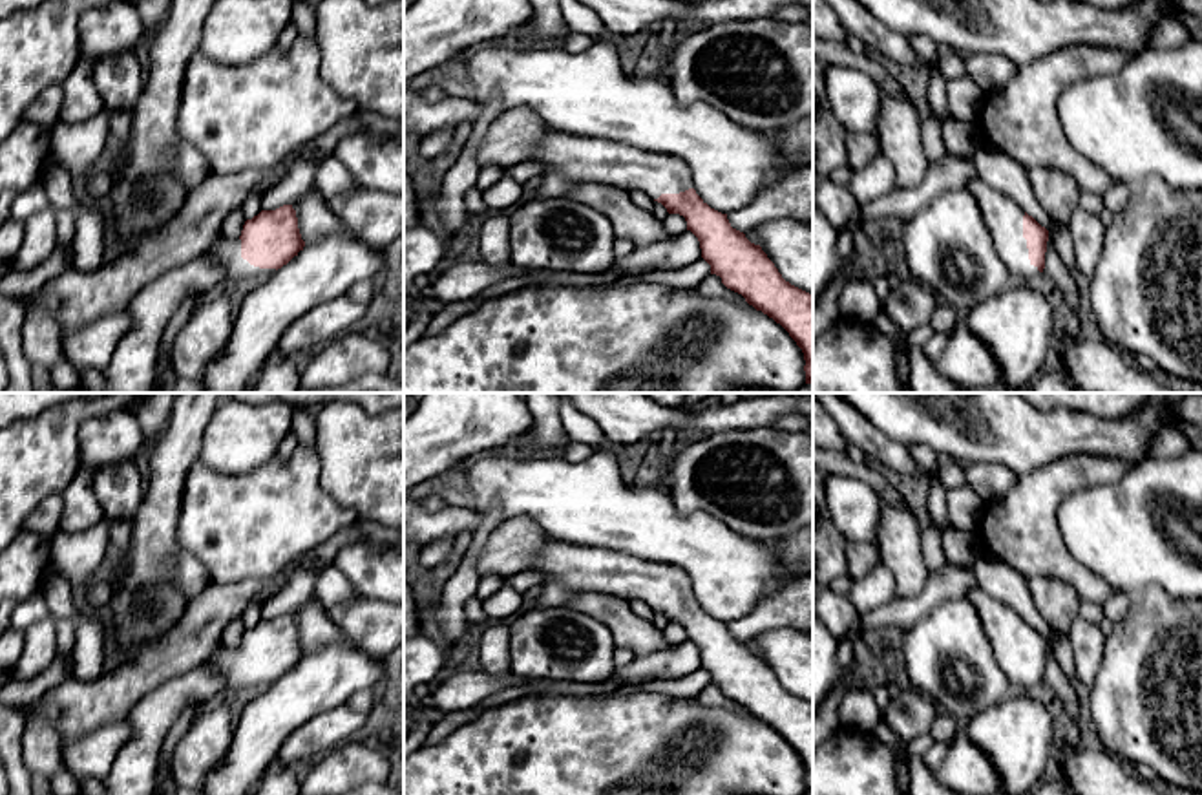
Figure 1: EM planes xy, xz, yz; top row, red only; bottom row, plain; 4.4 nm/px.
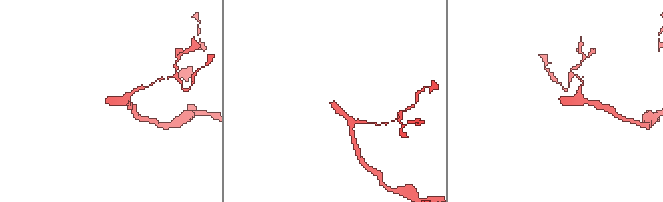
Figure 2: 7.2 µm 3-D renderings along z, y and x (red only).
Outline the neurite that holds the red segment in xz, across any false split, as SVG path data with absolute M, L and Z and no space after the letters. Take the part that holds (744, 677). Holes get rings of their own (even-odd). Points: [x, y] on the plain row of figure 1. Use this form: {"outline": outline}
{"outline": "M568 543L544 545L533 557L530 570L544 574L543 585L563 585L577 592L596 592L621 598L627 603L641 599L661 612L669 623L680 623L687 631L701 658L701 667L711 674L711 684L742 704L749 715L780 733L804 762L806 793L813 795L813 704L782 687L775 673L760 654L751 652L743 641L731 636L727 623L711 618L694 599L691 576L674 565L650 563L625 552L590 548Z"}

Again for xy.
{"outline": "M283 614L247 629L236 649L221 643L206 663L216 667L217 676L230 689L269 687L303 656L296 620L292 614Z"}

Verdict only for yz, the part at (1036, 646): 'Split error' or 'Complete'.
Split error

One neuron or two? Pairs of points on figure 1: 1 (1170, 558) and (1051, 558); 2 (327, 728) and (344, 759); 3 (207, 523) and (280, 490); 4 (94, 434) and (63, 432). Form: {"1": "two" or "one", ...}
{"1": "two", "2": "two", "3": "one", "4": "two"}

